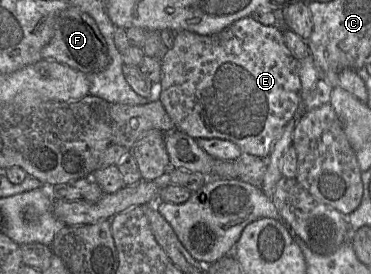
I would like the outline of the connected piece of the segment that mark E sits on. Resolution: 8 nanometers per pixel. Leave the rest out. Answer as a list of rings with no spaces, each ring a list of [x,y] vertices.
[[[247,16],[211,35],[187,30],[175,32],[172,46],[161,60],[159,100],[175,129],[194,138],[231,141],[243,154],[267,158],[284,127],[293,117],[299,120],[301,80],[298,60],[287,48],[281,29],[263,25]]]

